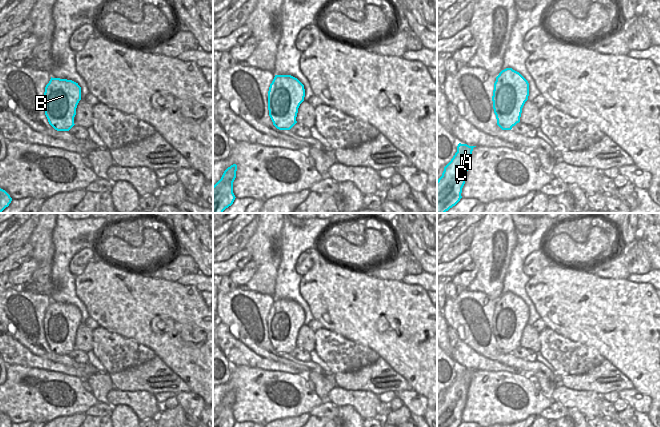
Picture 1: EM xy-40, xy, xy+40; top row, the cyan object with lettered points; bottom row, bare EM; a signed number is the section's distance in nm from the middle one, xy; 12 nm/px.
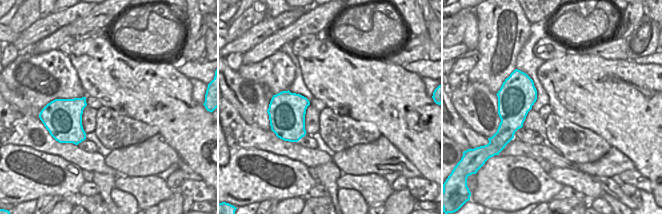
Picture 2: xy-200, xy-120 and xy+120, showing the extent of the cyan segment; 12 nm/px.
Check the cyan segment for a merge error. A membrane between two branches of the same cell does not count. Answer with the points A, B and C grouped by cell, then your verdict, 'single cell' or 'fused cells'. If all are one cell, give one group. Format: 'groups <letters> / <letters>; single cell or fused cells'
groups A B C; single cell

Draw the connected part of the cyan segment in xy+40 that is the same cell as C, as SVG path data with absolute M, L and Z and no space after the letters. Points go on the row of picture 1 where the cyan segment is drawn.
M459 143L457 152L444 167L442 176L437 180L437 213L445 213L462 198L462 188L474 147Z

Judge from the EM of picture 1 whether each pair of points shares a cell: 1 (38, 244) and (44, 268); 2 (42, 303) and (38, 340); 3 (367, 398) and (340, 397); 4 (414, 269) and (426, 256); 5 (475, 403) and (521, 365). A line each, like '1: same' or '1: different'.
1: same
2: same
3: same
4: different
5: different

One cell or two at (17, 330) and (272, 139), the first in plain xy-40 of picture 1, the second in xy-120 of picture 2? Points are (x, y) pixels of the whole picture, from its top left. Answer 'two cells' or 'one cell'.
two cells

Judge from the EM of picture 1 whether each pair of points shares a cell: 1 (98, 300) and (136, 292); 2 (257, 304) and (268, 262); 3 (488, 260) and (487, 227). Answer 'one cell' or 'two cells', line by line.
1: one cell
2: two cells
3: one cell

